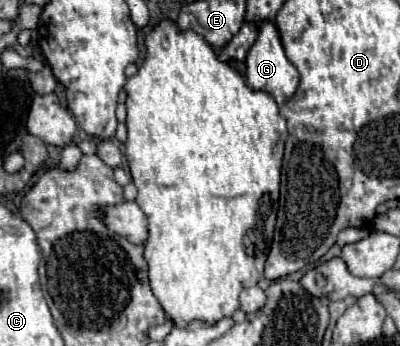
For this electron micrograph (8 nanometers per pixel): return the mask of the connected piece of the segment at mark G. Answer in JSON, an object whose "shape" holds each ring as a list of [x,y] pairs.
{"shape":[[[264,22],[258,30],[258,38],[254,42],[254,46],[248,52],[246,58],[246,82],[252,90],[264,90],[268,94],[272,94],[276,98],[276,104],[282,106],[286,100],[290,100],[298,88],[298,70],[288,62],[278,30],[274,26],[274,22]]]}

